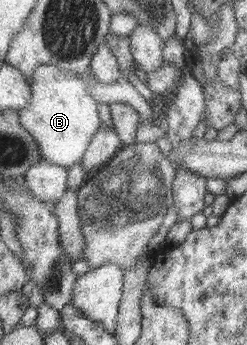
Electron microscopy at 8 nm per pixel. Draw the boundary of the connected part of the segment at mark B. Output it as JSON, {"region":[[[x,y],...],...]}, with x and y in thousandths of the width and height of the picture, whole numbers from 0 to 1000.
{"region":[[[162,188],[121,232],[126,301],[73,319],[81,359],[146,400],[178,464],[271,487],[300,475],[332,475],[340,449],[368,429],[372,406],[417,362],[397,322],[409,296],[372,278],[377,246],[401,246],[401,235],[364,214],[316,223],[275,203],[283,200]]]}

